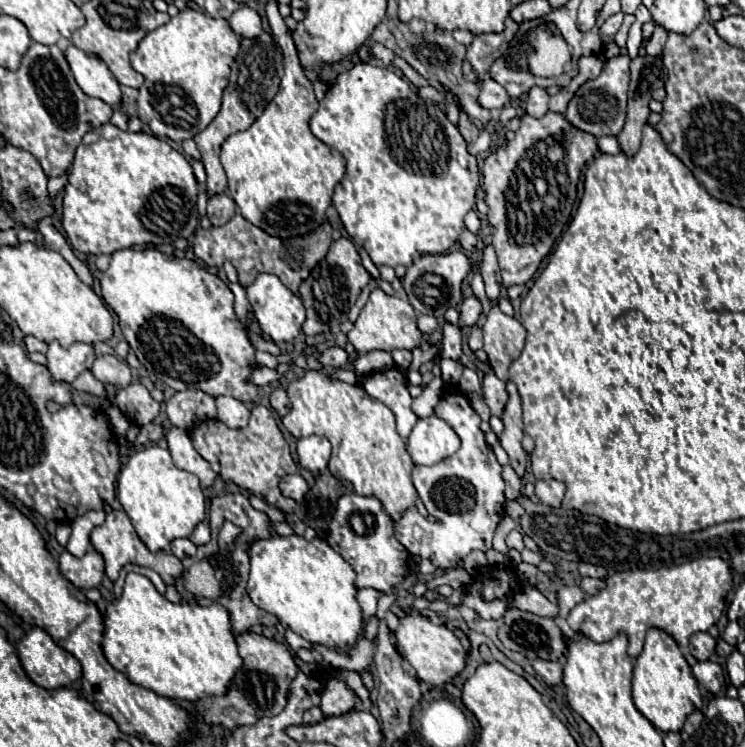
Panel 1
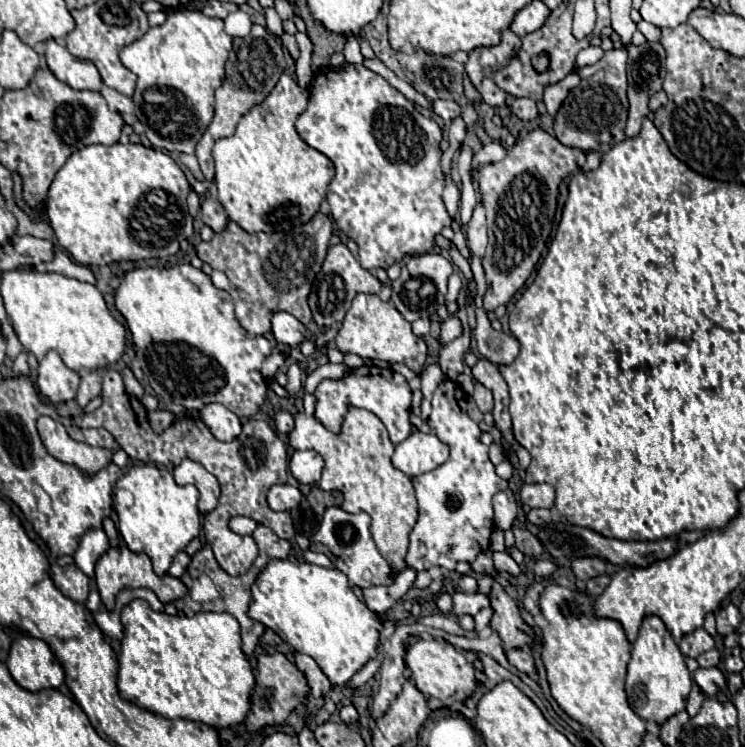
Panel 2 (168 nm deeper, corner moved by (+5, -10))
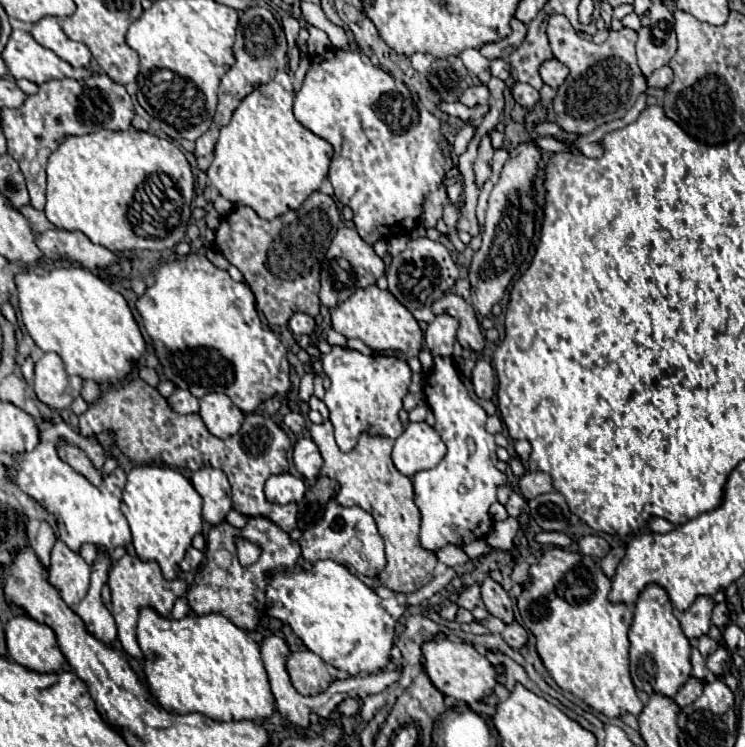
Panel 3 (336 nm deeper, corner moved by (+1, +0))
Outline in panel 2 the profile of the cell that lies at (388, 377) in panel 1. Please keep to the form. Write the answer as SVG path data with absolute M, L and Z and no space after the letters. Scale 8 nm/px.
M359 367L353 369L347 377L339 381L321 381L315 389L315 399L317 399L317 409L315 417L329 429L329 431L339 431L343 415L349 405L353 407L363 407L371 413L375 413L383 425L389 431L389 437L395 445L399 445L403 439L411 435L411 423L409 423L409 409L411 409L411 389L405 381L403 375L391 371L391 369L381 369L381 367Z

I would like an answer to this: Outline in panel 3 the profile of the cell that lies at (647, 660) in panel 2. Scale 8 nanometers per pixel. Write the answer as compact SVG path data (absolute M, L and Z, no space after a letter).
M655 583L647 585L635 601L635 615L629 629L631 641L631 679L639 691L645 693L663 693L673 697L679 691L679 685L691 677L689 651L691 645L683 635L677 617L673 615L673 605L667 591Z

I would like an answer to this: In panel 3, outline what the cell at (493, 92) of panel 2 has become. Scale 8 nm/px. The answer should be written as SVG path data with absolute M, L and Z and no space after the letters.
M493 59L491 61L491 73L495 75L495 77L499 77L499 79L507 79L509 77L509 63L505 61L505 59Z

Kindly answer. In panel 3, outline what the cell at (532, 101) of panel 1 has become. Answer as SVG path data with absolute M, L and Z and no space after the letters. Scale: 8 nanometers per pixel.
M515 83L513 89L511 89L511 93L513 93L515 101L517 101L519 105L527 107L527 109L535 107L537 101L539 101L539 91L533 89L533 87L527 85L527 83Z

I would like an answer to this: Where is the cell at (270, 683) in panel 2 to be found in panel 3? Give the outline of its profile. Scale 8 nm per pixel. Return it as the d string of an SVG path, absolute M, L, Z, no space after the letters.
M311 651L291 653L287 657L287 671L295 689L303 695L317 695L333 683L329 667Z

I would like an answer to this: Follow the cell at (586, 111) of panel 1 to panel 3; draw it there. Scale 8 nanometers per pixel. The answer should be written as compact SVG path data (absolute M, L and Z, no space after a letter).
M555 13L549 17L547 23L547 37L549 37L549 45L553 55L569 67L569 75L563 81L563 85L557 89L557 97L553 99L553 109L555 109L555 123L569 135L587 135L591 133L595 127L603 125L603 123L611 123L615 119L623 119L625 113L635 105L637 97L647 89L647 79L641 73L639 65L637 65L637 57L635 57L635 43L637 43L637 33L633 29L623 27L621 31L611 31L609 39L601 45L589 41L589 39L581 39L575 29L571 27L569 19L563 17L561 13Z

